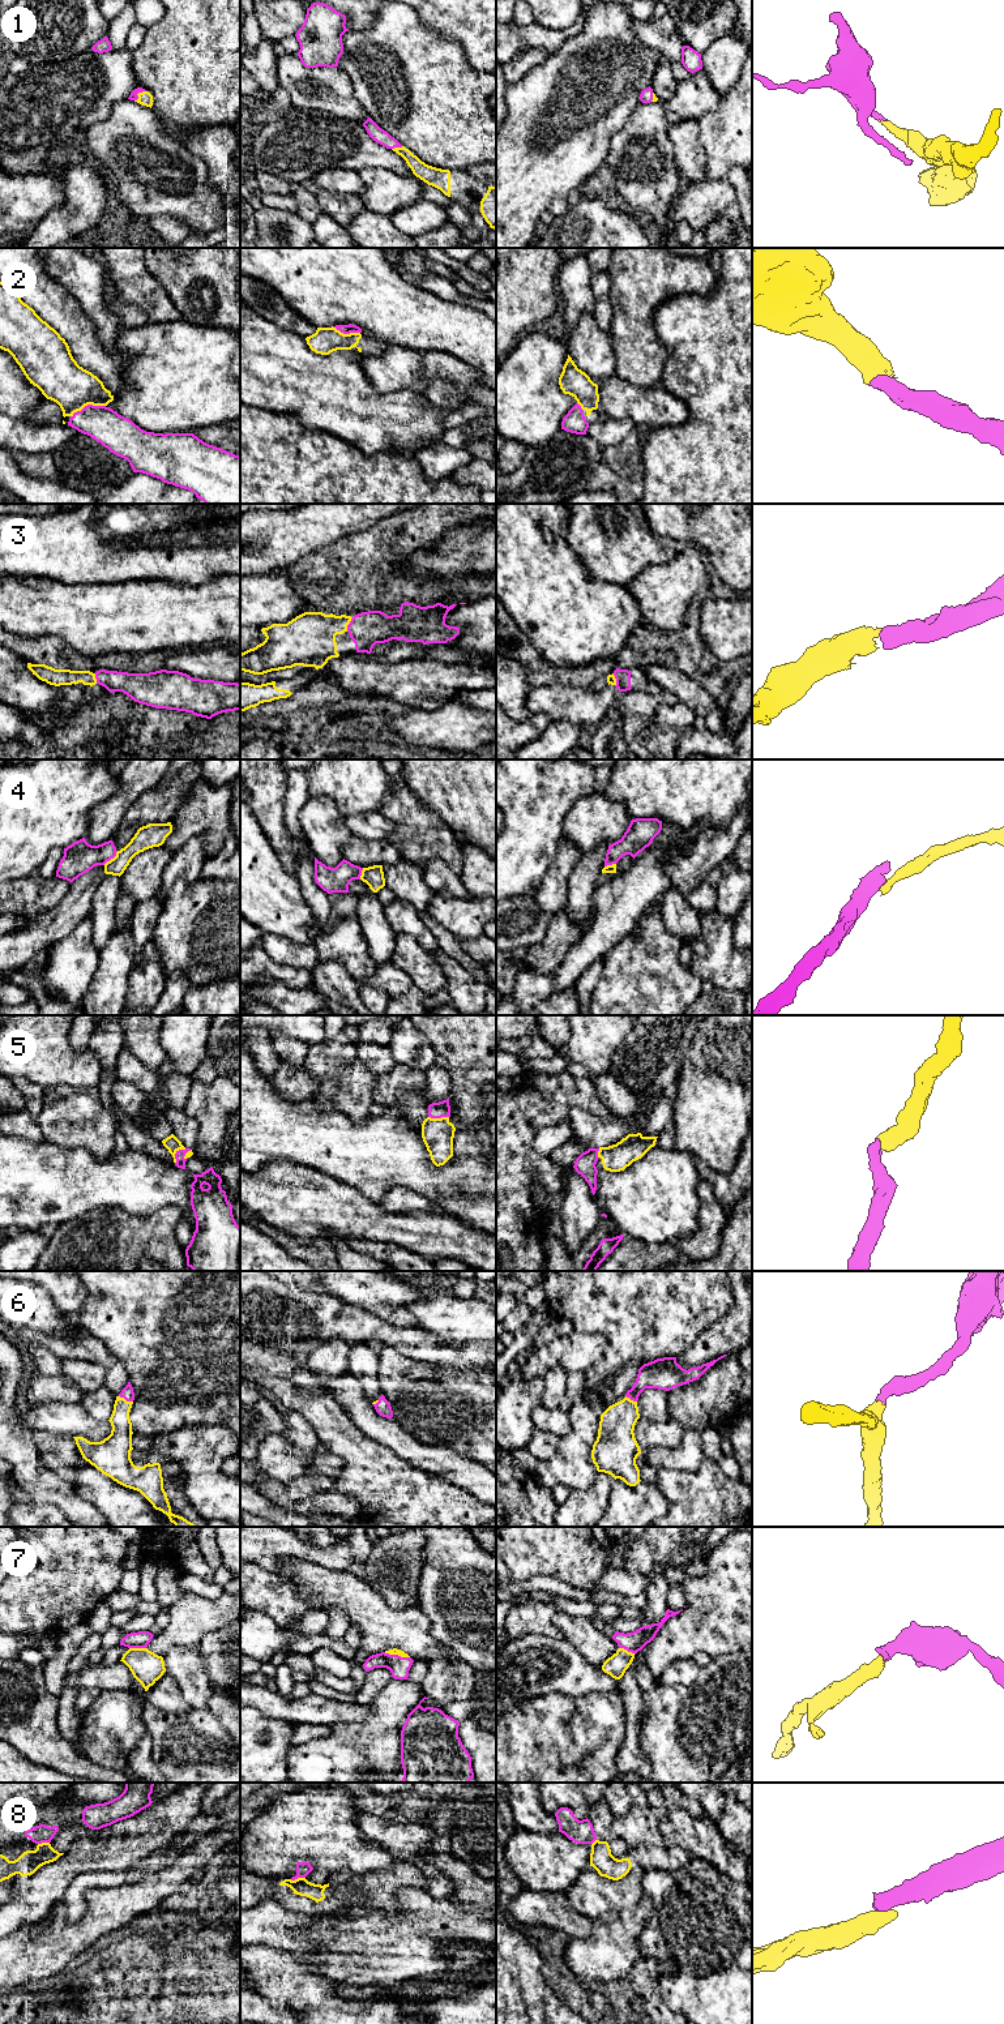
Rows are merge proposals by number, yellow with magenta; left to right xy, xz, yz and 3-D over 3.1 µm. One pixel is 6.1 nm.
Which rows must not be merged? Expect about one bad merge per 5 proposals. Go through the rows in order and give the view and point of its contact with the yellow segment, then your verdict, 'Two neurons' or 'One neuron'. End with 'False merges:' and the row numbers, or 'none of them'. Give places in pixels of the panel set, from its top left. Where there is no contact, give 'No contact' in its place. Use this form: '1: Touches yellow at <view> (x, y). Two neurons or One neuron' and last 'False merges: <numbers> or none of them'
1: Touches yellow at xy (137, 94). One neuron
2: Touches yellow at xy (88, 403). One neuron
3: Touches yellow at xz (349, 623). One neuron
4: Touches yellow at xy (111, 859). Two neurons
5: Touches yellow at xy (175, 1152). One neuron
6: Touches yellow at xy (124, 1399). One neuron
7: Touches yellow at xz (397, 1654). One neuron
8: Touches yellow at xz (298, 1878). Two neurons
False merges: 4, 8

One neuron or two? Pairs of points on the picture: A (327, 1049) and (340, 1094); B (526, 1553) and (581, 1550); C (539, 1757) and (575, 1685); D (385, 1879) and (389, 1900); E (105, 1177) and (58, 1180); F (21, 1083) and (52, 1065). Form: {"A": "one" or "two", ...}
{"A": "one", "B": "one", "C": "two", "D": "one", "E": "one", "F": "two"}

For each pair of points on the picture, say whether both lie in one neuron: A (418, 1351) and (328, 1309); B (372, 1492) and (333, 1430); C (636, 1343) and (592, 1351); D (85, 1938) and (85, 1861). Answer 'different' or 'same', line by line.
A: same
B: same
C: different
D: different

